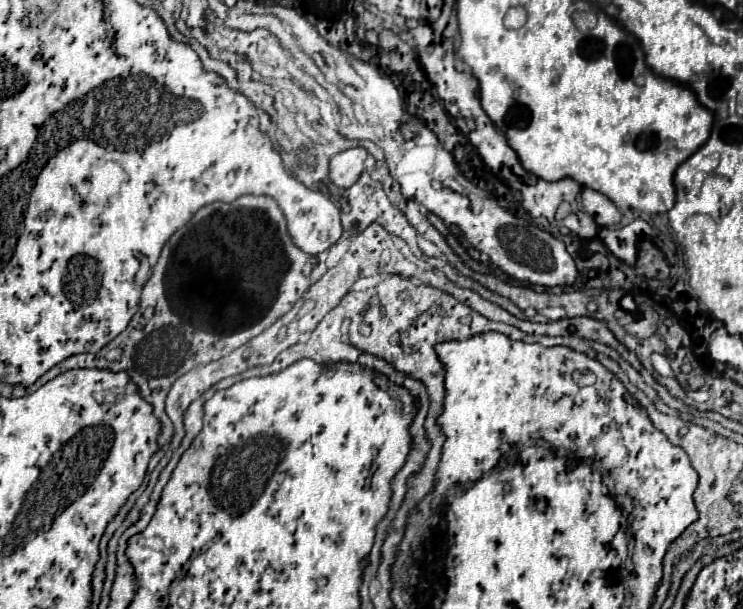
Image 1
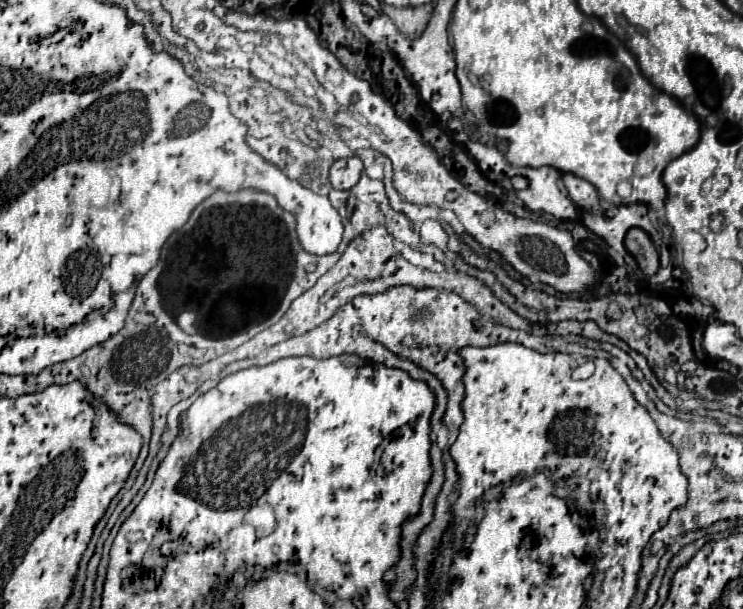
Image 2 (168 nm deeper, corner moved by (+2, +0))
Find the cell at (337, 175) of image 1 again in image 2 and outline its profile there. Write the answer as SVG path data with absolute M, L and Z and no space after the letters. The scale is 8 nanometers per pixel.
M352 155L346 159L338 159L332 163L330 167L330 183L334 189L350 189L358 183L360 175L362 175L362 159Z

